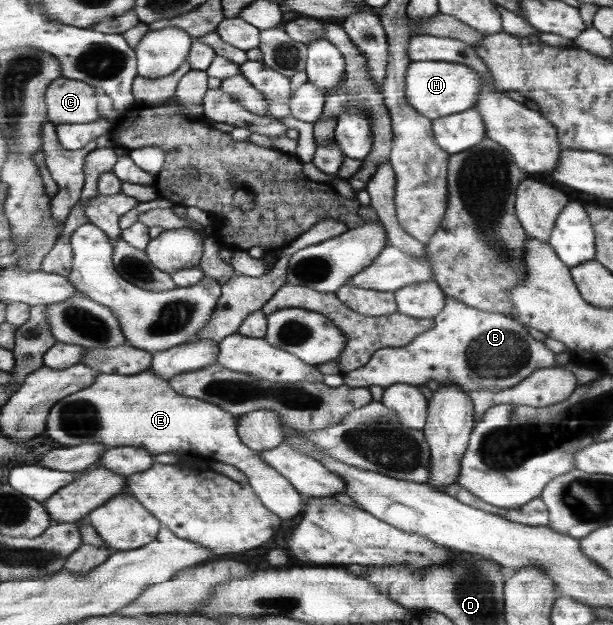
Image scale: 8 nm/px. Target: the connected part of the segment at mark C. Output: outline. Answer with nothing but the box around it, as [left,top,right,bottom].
[47,76,103,125]

